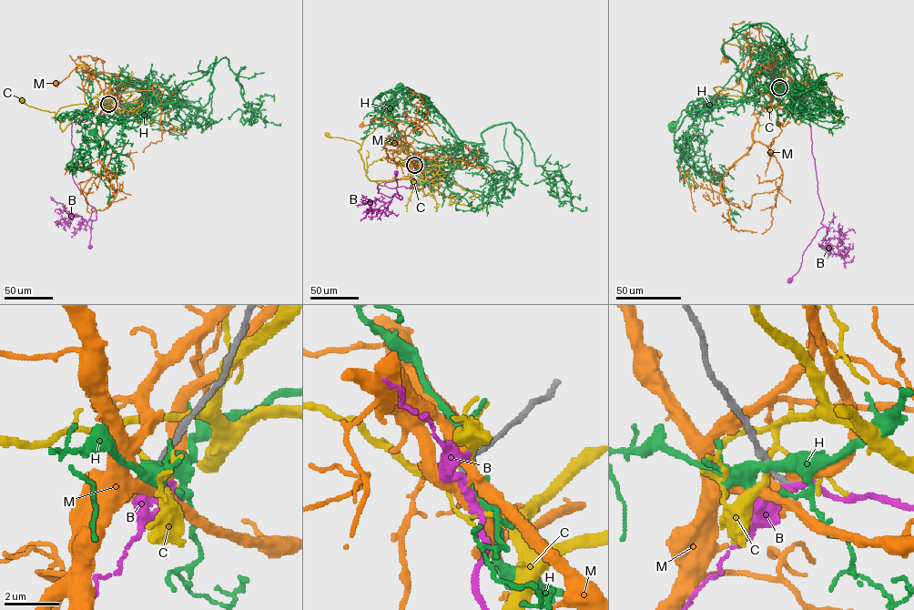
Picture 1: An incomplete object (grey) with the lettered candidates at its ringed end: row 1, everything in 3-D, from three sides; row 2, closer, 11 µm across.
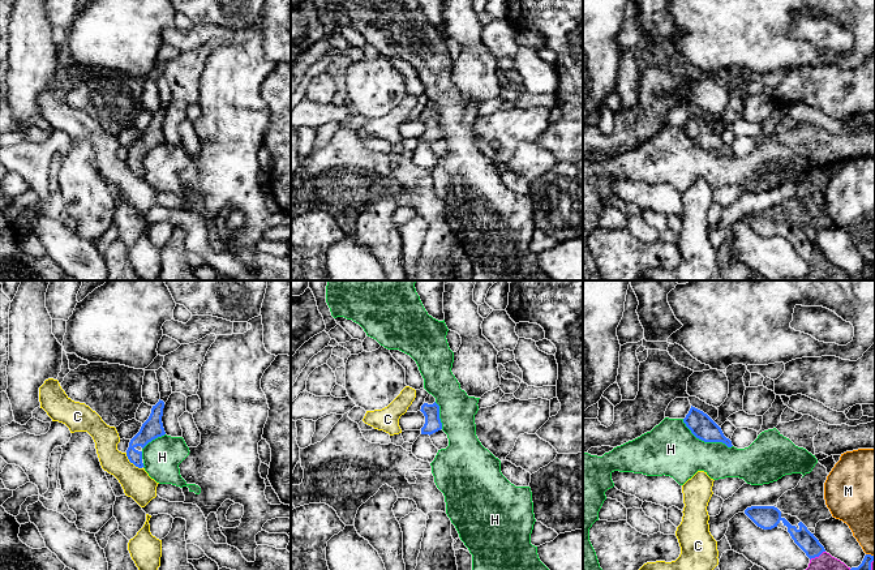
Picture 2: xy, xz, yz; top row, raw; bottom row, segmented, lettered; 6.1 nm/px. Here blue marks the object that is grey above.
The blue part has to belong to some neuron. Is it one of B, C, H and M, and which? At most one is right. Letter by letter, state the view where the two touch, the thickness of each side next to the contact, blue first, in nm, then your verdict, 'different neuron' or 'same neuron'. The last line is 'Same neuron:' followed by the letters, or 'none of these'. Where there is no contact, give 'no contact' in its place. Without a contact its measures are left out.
B: contact in yz; calibres 120 and 200 nm; same neuron
C: contact in xy; calibres 130 and 180 nm; different neuron
H: contact in yz; calibres 150 and 320 nm; different neuron
M: contact in yz; calibres 90 and 340 nm; different neuron
Same neuron: B

